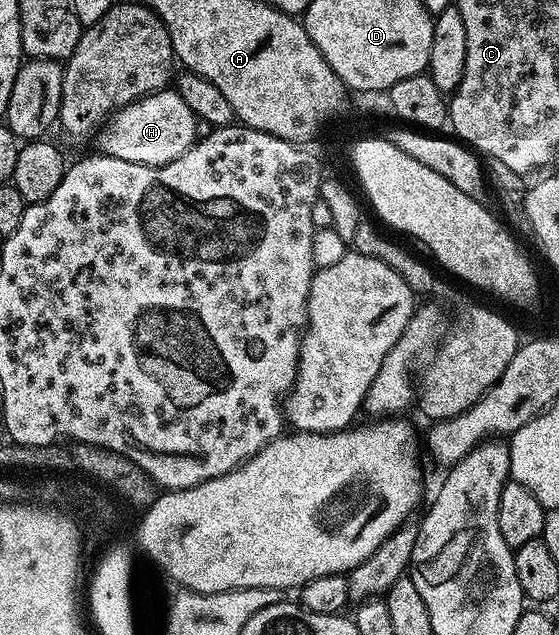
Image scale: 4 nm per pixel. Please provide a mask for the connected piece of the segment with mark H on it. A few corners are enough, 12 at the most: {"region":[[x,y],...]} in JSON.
{"region":[[151,92],[97,133],[98,151],[165,166],[195,145],[196,114]]}

